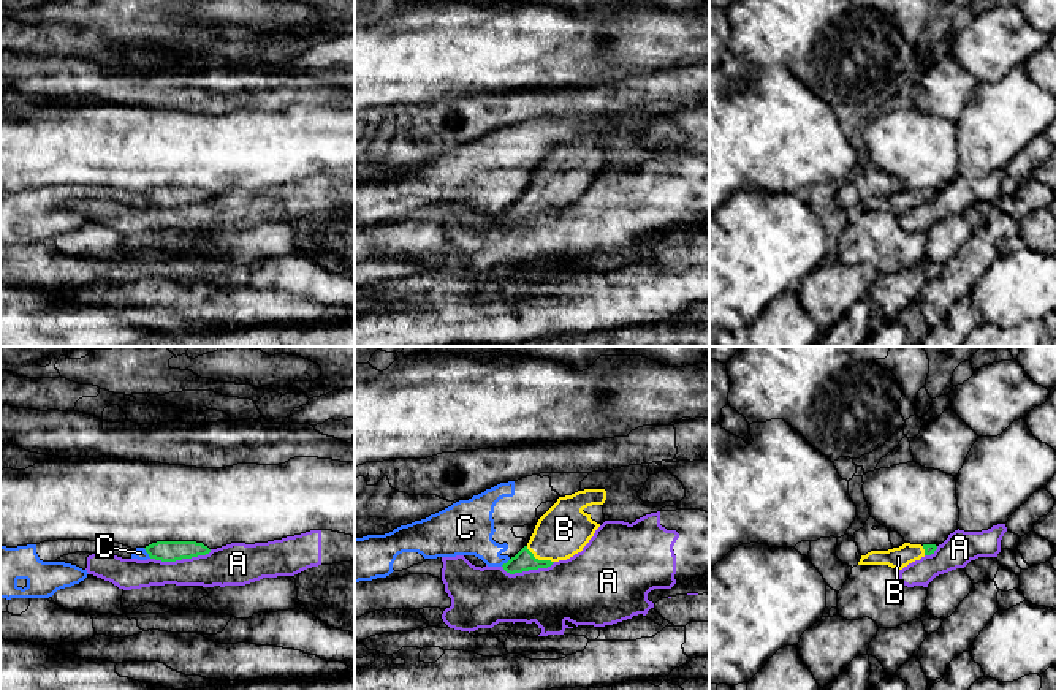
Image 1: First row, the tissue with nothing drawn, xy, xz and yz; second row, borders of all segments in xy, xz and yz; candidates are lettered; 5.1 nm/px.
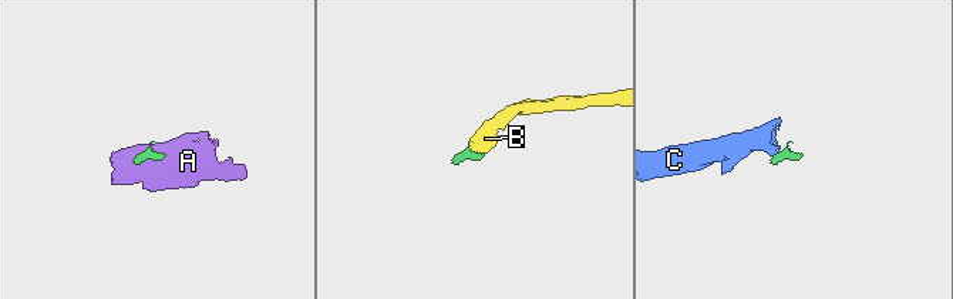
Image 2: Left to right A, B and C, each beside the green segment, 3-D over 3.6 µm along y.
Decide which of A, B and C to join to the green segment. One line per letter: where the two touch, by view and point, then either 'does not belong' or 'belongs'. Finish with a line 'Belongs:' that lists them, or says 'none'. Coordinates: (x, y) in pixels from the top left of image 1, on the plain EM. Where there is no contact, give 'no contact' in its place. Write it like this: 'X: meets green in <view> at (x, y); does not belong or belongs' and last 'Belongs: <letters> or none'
A: meets green in xy at (181, 204); does not belong
B: meets green in xz at (537, 204); belongs
C: meets green in xy at (146, 197); does not belong
Belongs: B

